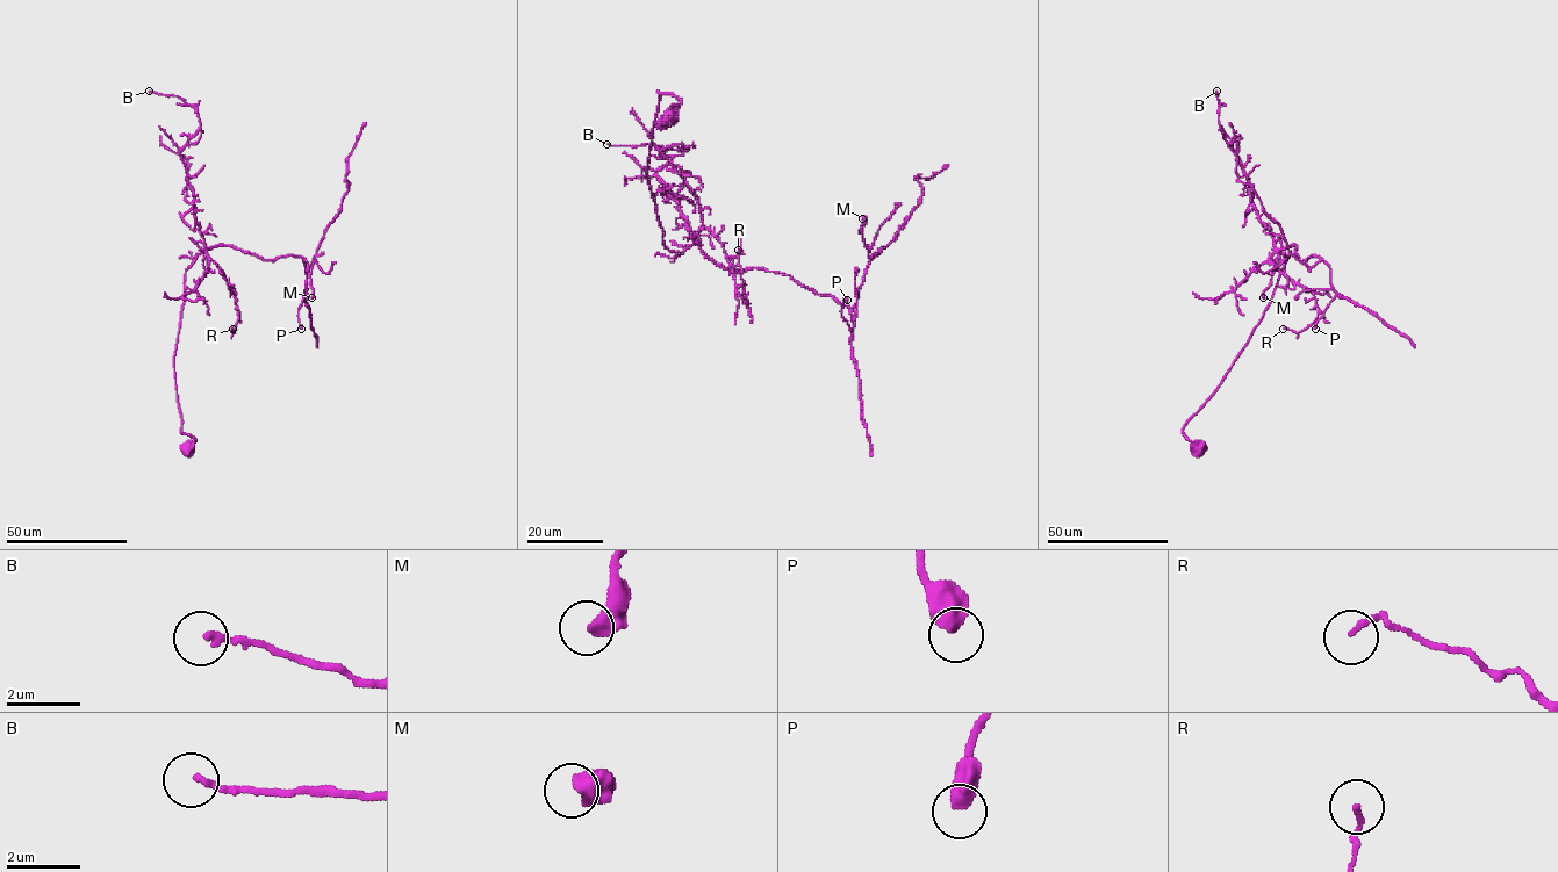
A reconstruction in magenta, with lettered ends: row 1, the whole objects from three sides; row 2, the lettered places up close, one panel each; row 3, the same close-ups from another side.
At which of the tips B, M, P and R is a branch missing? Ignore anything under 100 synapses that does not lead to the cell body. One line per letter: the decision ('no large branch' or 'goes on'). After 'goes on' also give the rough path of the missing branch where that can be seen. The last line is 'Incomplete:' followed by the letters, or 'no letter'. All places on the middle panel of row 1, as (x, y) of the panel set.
B: no large branch
M: no large branch
P: no large branch
R: no large branch
Incomplete: no letter

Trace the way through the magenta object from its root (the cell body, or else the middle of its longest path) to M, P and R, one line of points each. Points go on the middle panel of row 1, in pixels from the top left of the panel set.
M: (667, 120), (680, 100), (658, 92), (647, 177), (668, 249), (852, 308), (862, 218)
P: (667, 120), (680, 100), (658, 92), (647, 177), (665, 246), (788, 274), (846, 305), (852, 332), (847, 300)
R: (667, 120), (680, 100), (658, 92), (647, 177), (663, 243), (681, 253), (705, 228), (747, 305), (738, 250)

